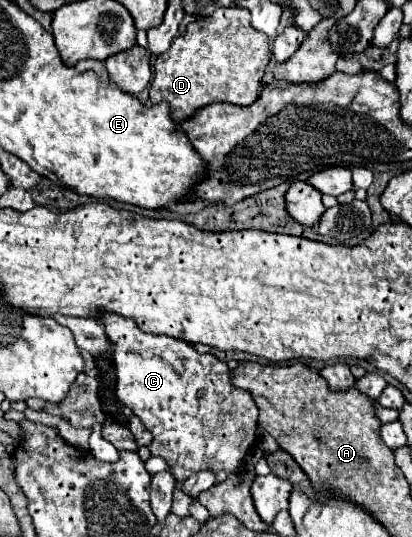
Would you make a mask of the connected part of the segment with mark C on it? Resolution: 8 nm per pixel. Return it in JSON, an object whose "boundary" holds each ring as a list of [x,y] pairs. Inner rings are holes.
{"boundary":[[[105,313],[101,315],[105,333],[113,343],[113,359],[117,369],[117,397],[125,407],[129,407],[141,423],[153,433],[149,445],[151,455],[163,457],[169,471],[177,479],[187,479],[199,471],[211,471],[215,483],[225,481],[241,465],[245,465],[249,451],[257,447],[257,417],[259,407],[255,405],[247,389],[233,385],[231,369],[225,361],[211,353],[199,353],[193,345],[167,335],[147,335],[137,329],[135,321],[121,315]]]}

